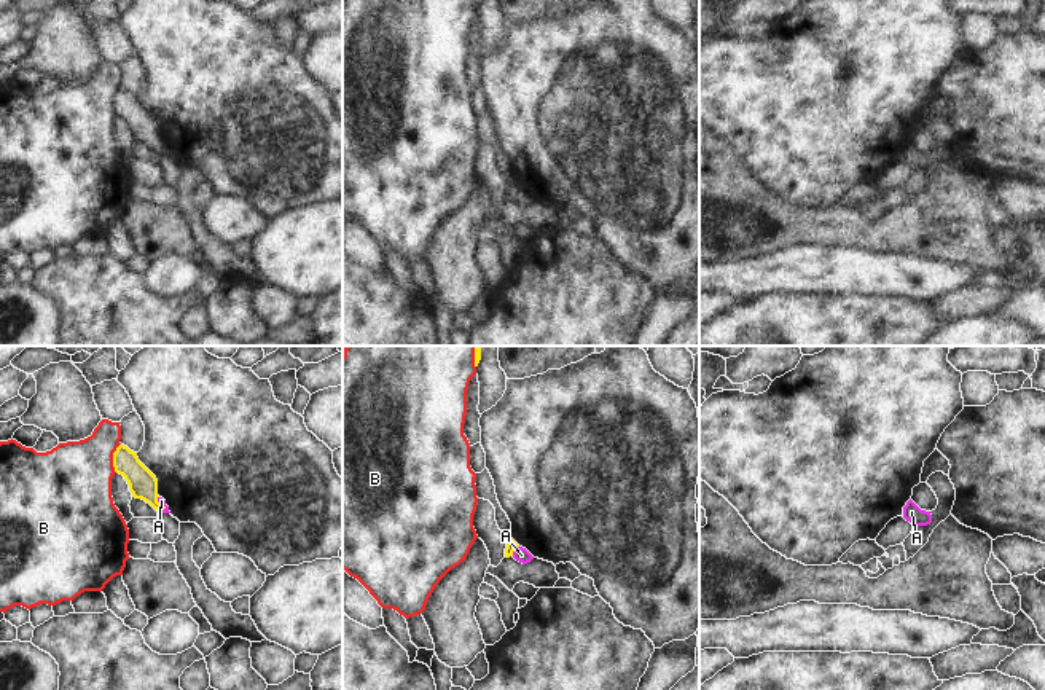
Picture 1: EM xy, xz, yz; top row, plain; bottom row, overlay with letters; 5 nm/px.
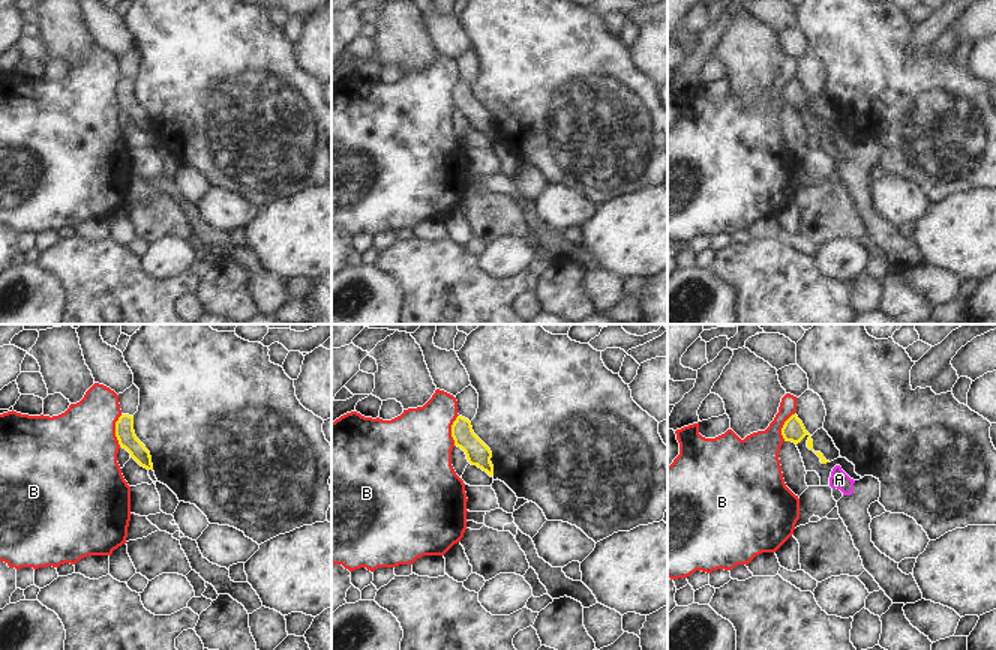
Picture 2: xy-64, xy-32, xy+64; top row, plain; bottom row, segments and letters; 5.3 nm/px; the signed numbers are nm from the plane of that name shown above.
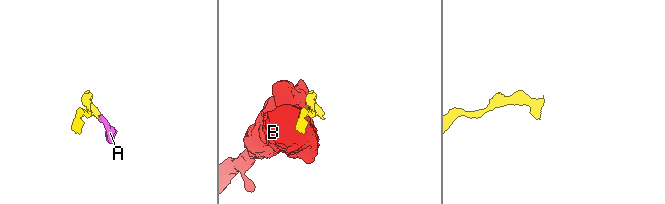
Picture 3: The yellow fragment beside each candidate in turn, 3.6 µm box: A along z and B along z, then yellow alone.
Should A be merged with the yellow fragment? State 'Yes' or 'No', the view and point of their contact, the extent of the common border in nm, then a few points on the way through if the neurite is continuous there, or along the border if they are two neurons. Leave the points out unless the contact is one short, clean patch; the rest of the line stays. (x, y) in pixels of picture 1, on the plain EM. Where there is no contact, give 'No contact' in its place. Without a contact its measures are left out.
Yes. Touches yellow at xz (515, 192). Shared border 70 nm. Path across: xz (512, 188), (515, 192), (521, 198).

